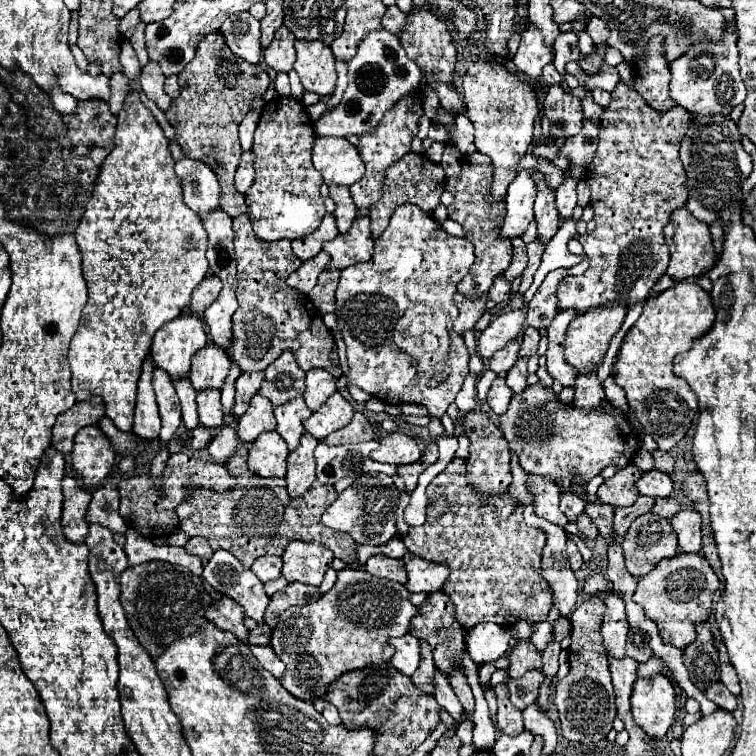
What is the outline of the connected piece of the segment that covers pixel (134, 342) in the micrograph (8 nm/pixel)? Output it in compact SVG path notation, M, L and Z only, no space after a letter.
M129 91L125 95L125 103L123 103L123 109L119 111L117 115L117 129L115 129L115 149L105 157L105 161L101 163L101 171L99 171L99 177L97 177L97 183L93 187L93 195L91 199L87 201L87 207L85 207L85 213L81 217L81 223L79 227L75 229L75 235L77 235L77 245L83 253L83 277L87 281L87 289L89 289L89 301L87 305L83 307L83 315L81 315L81 323L79 323L79 329L77 333L73 335L71 339L71 345L69 345L69 365L71 365L71 387L73 387L73 393L79 401L83 399L89 399L93 395L99 395L105 399L105 411L107 411L107 417L115 423L117 429L121 431L131 431L133 427L133 409L135 409L135 397L137 397L137 381L139 381L139 375L141 375L141 365L151 349L151 339L155 335L155 331L169 319L177 317L191 301L191 291L201 283L201 279L207 275L207 269L209 269L209 263L207 263L207 257L205 257L205 251L207 251L207 231L201 223L201 219L195 215L195 211L191 211L185 201L183 201L183 189L181 189L181 179L175 175L173 171L173 157L169 153L169 139L163 135L159 123L153 119L153 115L149 115L149 109L141 103L139 99L139 93L137 91Z

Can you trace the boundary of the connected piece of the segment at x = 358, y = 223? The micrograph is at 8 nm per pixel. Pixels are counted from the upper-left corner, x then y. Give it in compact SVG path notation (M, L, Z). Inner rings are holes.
M357 217L347 233L327 241L323 249L331 255L329 267L345 269L349 265L369 261L373 255L373 237L369 229L369 217Z

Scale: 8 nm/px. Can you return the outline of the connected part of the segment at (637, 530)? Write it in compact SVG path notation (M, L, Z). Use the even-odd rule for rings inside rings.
M645 513L637 517L623 541L627 571L635 577L647 575L661 559L677 555L677 535L667 519Z

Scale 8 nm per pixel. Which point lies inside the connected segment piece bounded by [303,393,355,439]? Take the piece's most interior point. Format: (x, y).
(336, 412)

